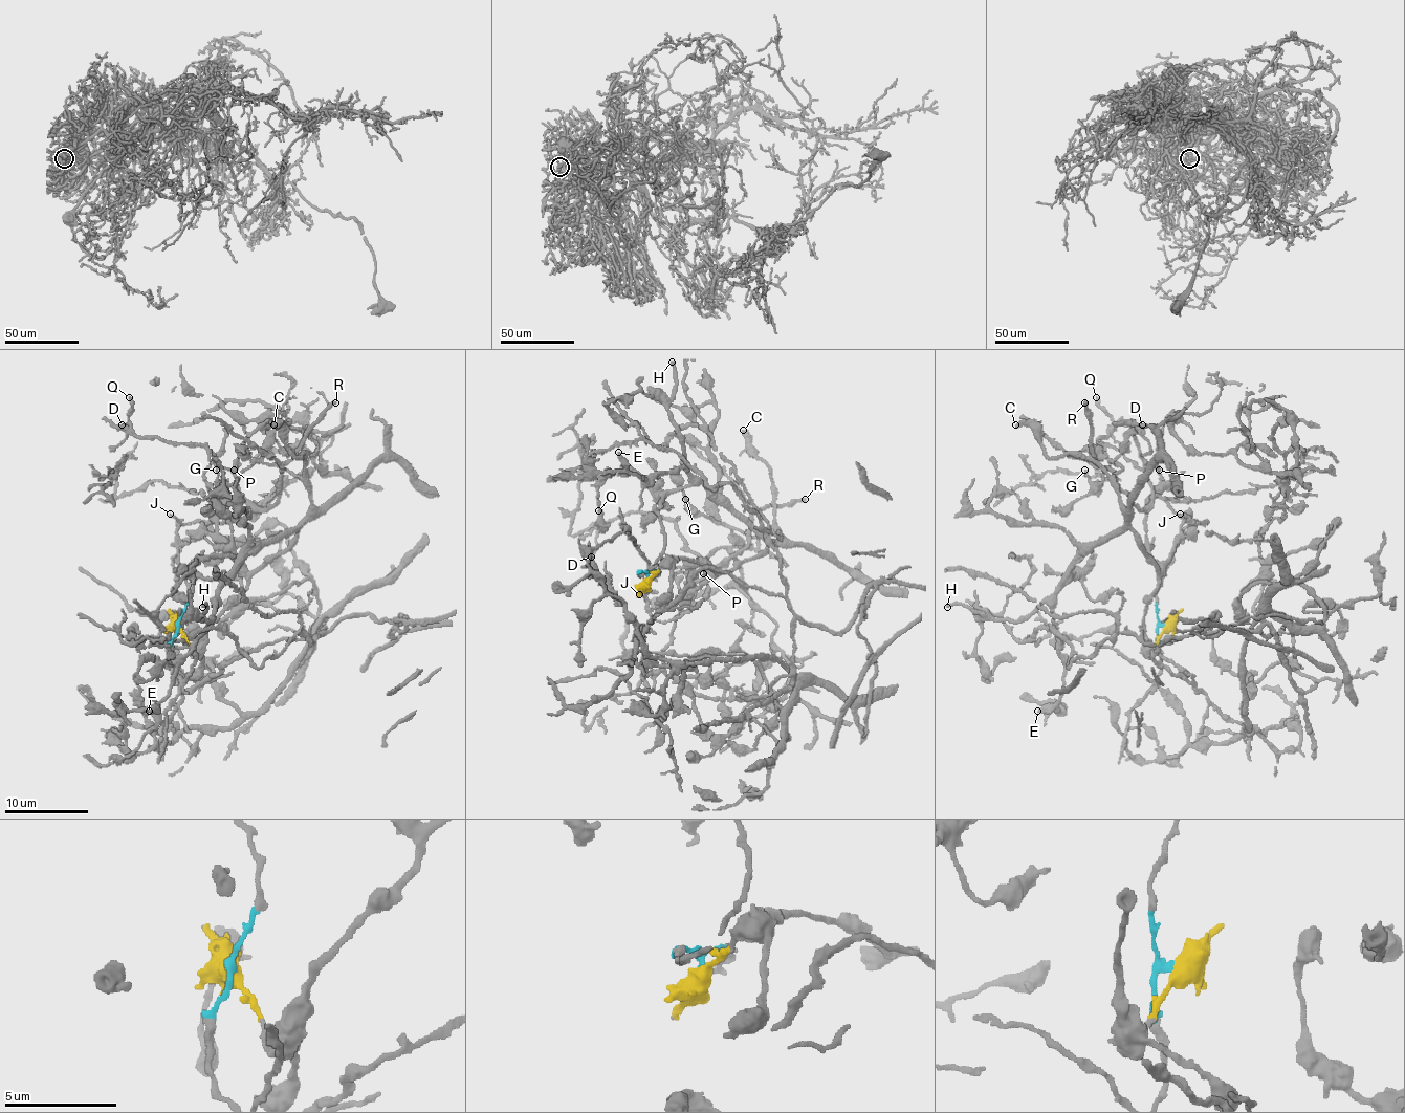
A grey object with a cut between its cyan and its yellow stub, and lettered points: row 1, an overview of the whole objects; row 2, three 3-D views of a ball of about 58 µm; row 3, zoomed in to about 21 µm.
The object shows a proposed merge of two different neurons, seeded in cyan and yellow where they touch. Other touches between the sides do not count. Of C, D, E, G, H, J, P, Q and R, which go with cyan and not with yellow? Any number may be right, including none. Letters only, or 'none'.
D, J, P, Q, R

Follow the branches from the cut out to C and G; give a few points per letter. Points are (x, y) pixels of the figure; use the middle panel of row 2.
C: (646, 577), (676, 559), (703, 559), (716, 571), (732, 571), (781, 535), (770, 467), (755, 455), (743, 430)
G: (646, 577), (676, 559), (732, 571), (781, 535), (724, 526), (684, 499)

